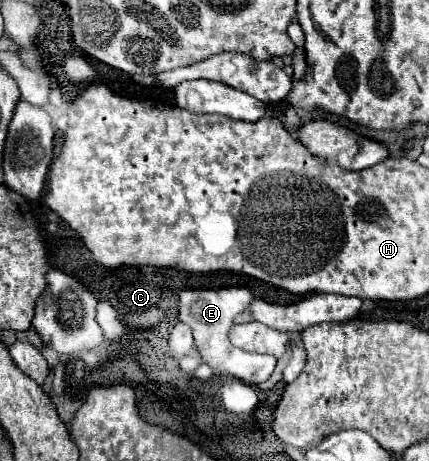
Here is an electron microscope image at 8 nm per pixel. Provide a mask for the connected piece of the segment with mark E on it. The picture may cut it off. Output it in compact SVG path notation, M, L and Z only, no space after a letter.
M219 288L219 290L183 290L179 294L179 320L191 326L195 338L195 350L207 366L211 366L213 374L233 376L245 384L259 386L267 382L275 370L277 358L267 354L249 354L231 346L229 330L233 326L235 316L247 310L253 294L247 288Z

